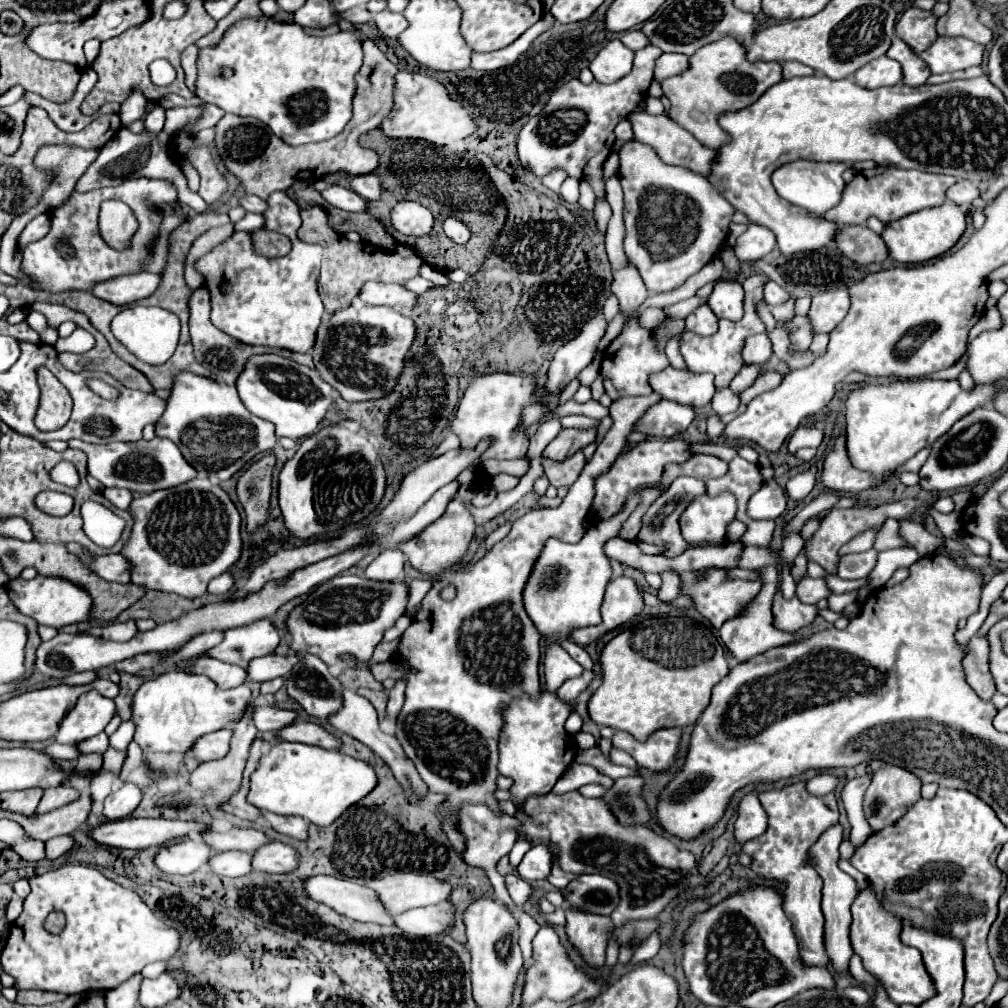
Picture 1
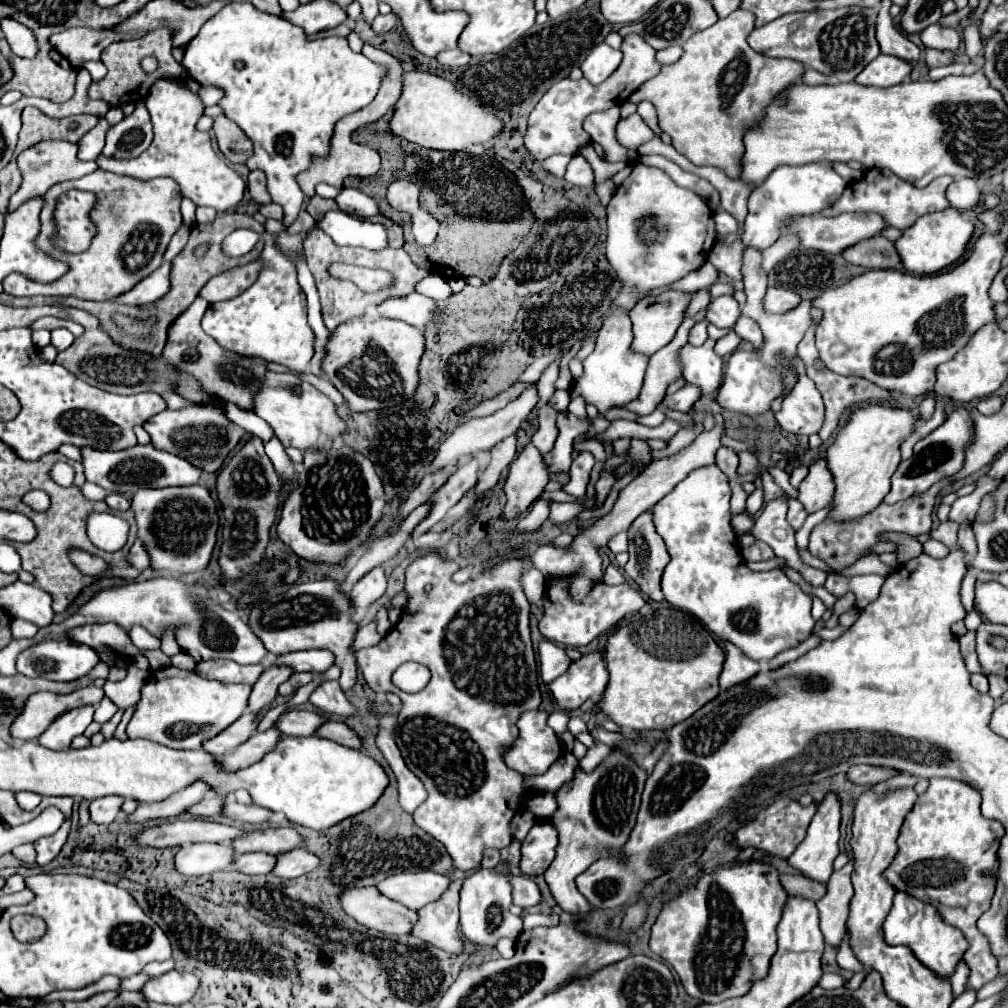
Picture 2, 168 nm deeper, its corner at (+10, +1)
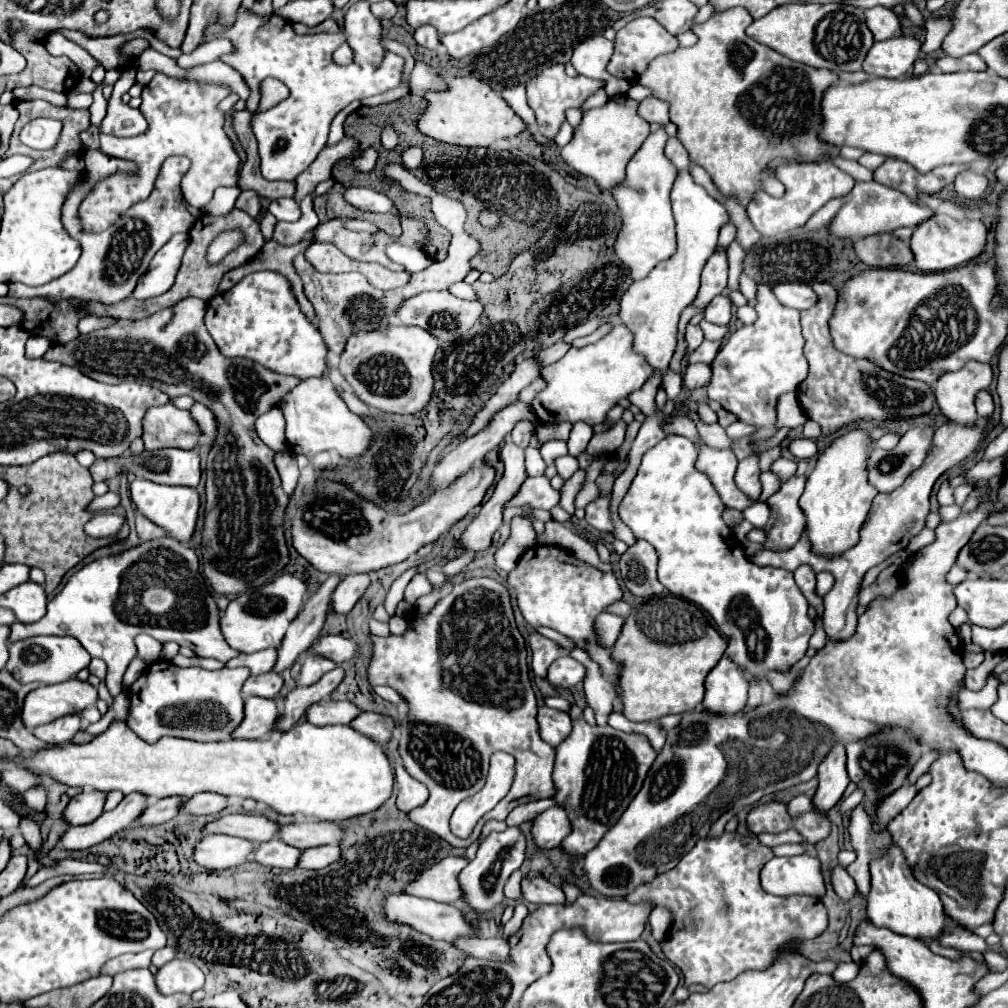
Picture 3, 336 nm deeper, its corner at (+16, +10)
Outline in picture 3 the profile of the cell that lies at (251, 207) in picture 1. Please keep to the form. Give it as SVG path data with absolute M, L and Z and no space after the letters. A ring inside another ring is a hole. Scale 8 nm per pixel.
M278 198L272 200L268 204L268 212L272 216L276 216L276 220L286 220L286 222L294 222L300 218L300 208L298 202L294 202L292 198Z

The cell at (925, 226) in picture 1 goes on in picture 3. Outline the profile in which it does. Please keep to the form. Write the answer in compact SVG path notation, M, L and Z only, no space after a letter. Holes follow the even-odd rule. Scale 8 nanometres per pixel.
M932 214L928 220L920 222L910 238L910 250L914 254L914 264L922 272L938 272L948 268L958 268L982 254L986 244L986 226L980 220L954 220L946 214Z

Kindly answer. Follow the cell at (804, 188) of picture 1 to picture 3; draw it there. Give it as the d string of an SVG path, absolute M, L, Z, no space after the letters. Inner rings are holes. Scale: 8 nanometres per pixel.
M800 162L800 164L782 164L776 168L774 176L786 186L782 198L774 198L764 190L758 190L748 204L748 218L752 226L762 236L776 236L790 232L802 226L818 208L822 208L830 198L840 198L850 194L854 186L854 178L836 168L832 162Z

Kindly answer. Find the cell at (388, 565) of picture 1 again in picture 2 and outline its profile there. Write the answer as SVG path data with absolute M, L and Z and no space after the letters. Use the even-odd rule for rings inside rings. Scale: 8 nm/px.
M382 567L372 569L368 575L364 575L354 589L350 591L350 601L354 609L364 609L368 605L372 605L376 599L380 599L386 591L386 575Z

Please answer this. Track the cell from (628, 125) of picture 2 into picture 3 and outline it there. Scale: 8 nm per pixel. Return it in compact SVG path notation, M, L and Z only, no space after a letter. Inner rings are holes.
M616 96L608 100L606 106L584 112L582 124L574 130L572 142L562 148L564 162L576 172L594 178L602 188L612 188L616 182L622 182L628 158L632 158L632 154L648 136L648 124L638 116L636 108L636 100L628 96Z

